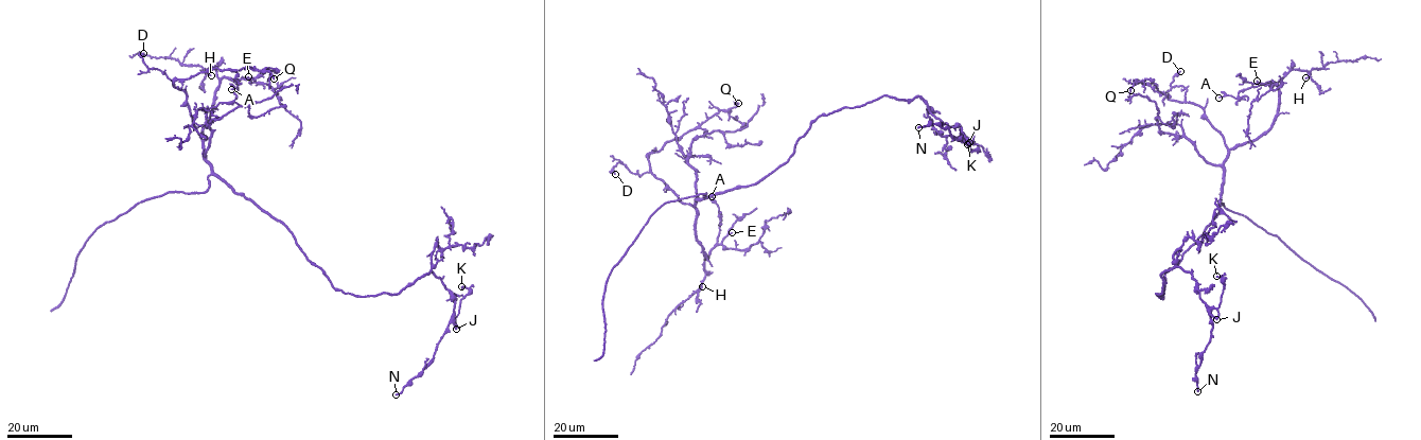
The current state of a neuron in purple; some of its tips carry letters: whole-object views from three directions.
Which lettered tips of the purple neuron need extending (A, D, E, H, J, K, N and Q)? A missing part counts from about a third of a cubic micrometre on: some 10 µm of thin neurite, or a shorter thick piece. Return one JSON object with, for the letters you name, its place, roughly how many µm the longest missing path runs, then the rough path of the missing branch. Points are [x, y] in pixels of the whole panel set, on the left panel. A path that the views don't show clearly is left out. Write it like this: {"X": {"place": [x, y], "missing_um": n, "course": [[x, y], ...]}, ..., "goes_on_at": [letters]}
{"goes_on_at": []}

